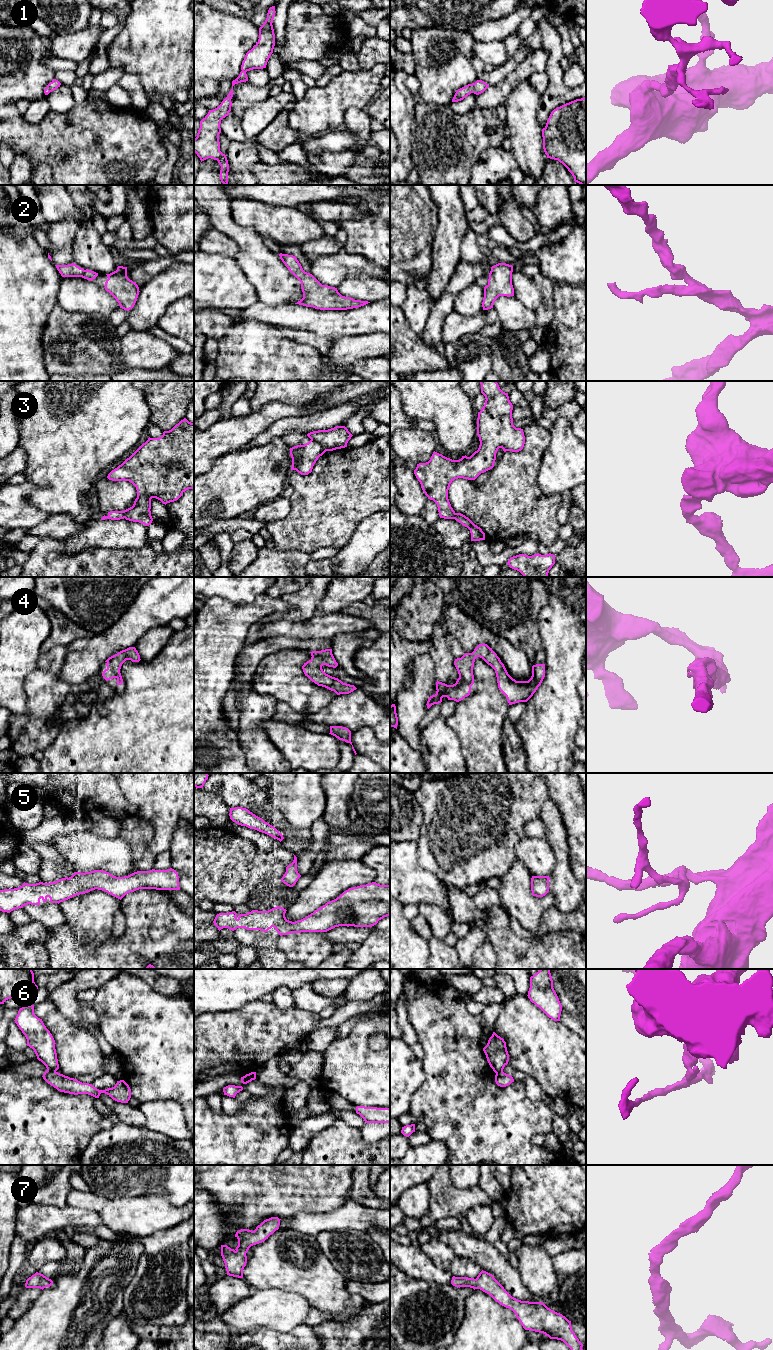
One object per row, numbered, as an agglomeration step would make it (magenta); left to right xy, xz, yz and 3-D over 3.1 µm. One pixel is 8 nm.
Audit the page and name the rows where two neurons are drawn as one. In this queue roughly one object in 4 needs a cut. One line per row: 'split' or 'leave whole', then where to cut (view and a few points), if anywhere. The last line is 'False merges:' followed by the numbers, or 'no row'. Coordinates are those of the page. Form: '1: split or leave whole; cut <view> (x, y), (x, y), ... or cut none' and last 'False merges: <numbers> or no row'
1: leave whole; cut none
2: leave whole; cut none
3: split; cut xz (311, 439), (318, 442), (326, 450)
4: leave whole; cut none
5: leave whole; cut none
6: split; cut xy (47, 1069), (55, 1072)
7: leave whole; cut none
False merges: 3, 6

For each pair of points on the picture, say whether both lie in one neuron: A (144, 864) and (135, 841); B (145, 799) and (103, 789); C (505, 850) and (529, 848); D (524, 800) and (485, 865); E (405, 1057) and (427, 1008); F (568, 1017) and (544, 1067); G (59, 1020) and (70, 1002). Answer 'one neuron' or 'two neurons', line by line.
A: one neuron
B: two neurons
C: two neurons
D: one neuron
E: two neurons
F: two neurons
G: two neurons

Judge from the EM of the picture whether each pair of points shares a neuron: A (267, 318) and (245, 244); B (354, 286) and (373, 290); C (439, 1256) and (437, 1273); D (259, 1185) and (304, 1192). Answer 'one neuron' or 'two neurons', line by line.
A: two neurons
B: one neuron
C: two neurons
D: one neuron

